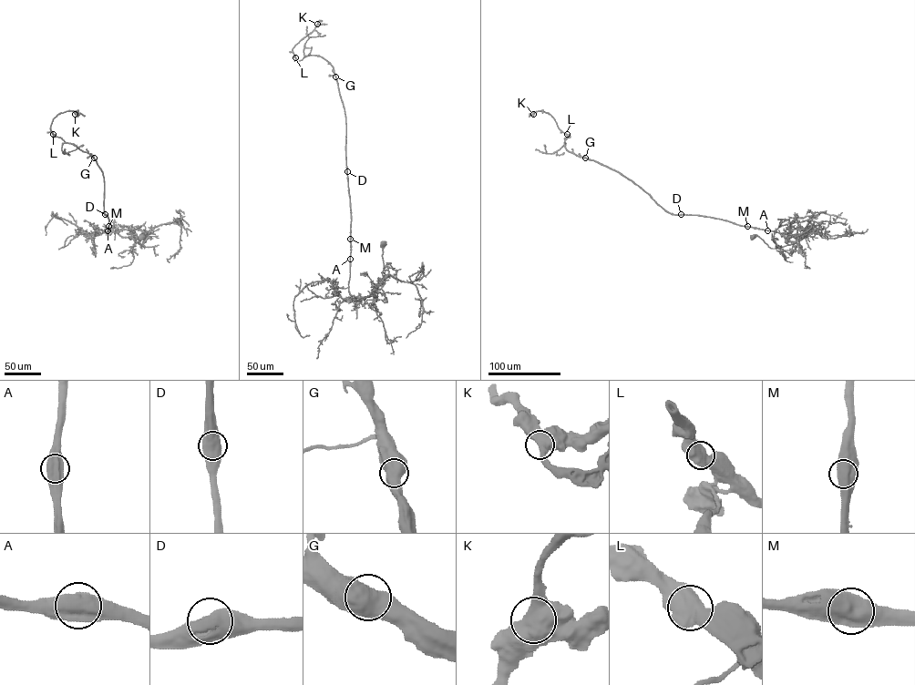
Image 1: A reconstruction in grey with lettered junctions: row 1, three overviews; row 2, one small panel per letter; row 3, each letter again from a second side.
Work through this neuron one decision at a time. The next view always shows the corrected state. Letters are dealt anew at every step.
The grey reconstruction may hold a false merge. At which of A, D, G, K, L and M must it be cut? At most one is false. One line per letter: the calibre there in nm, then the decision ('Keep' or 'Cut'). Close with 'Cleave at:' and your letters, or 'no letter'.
A: Thickness 900 nm. Keep
D: Thickness 700 nm. Keep
G: Thickness 900 nm. Keep
K: Thickness 750 nm. Keep
L: Thickness 750 nm. Keep
M: Thickness 650 nm. Keep
Cleave at: no letter

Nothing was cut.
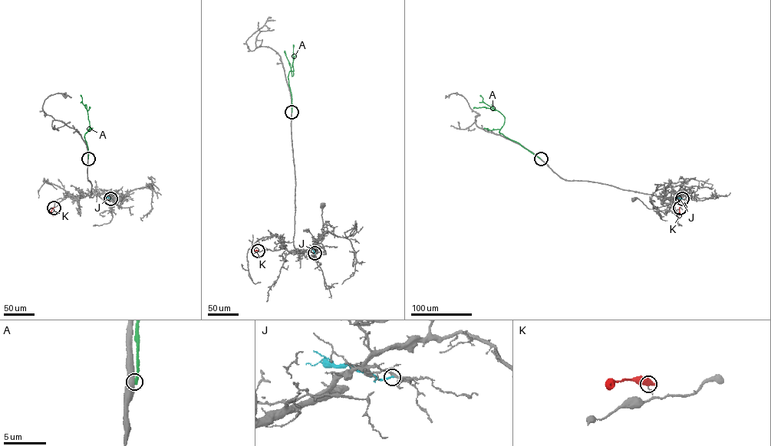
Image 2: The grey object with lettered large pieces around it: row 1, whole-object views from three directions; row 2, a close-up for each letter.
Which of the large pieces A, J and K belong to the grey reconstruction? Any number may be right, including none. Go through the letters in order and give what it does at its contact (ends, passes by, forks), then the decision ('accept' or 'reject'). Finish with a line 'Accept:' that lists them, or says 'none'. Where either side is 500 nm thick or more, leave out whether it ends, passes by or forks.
A: reject
J: it ends there; reject
K: reject
Accept: none

